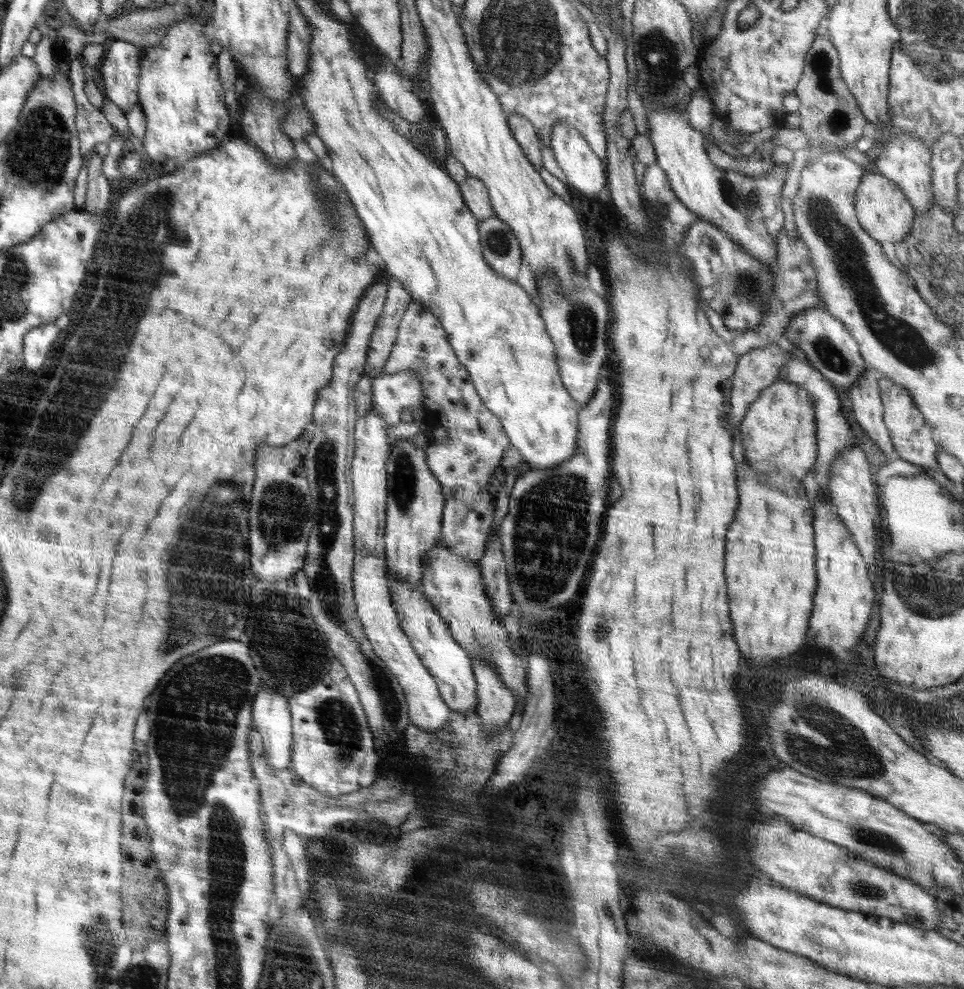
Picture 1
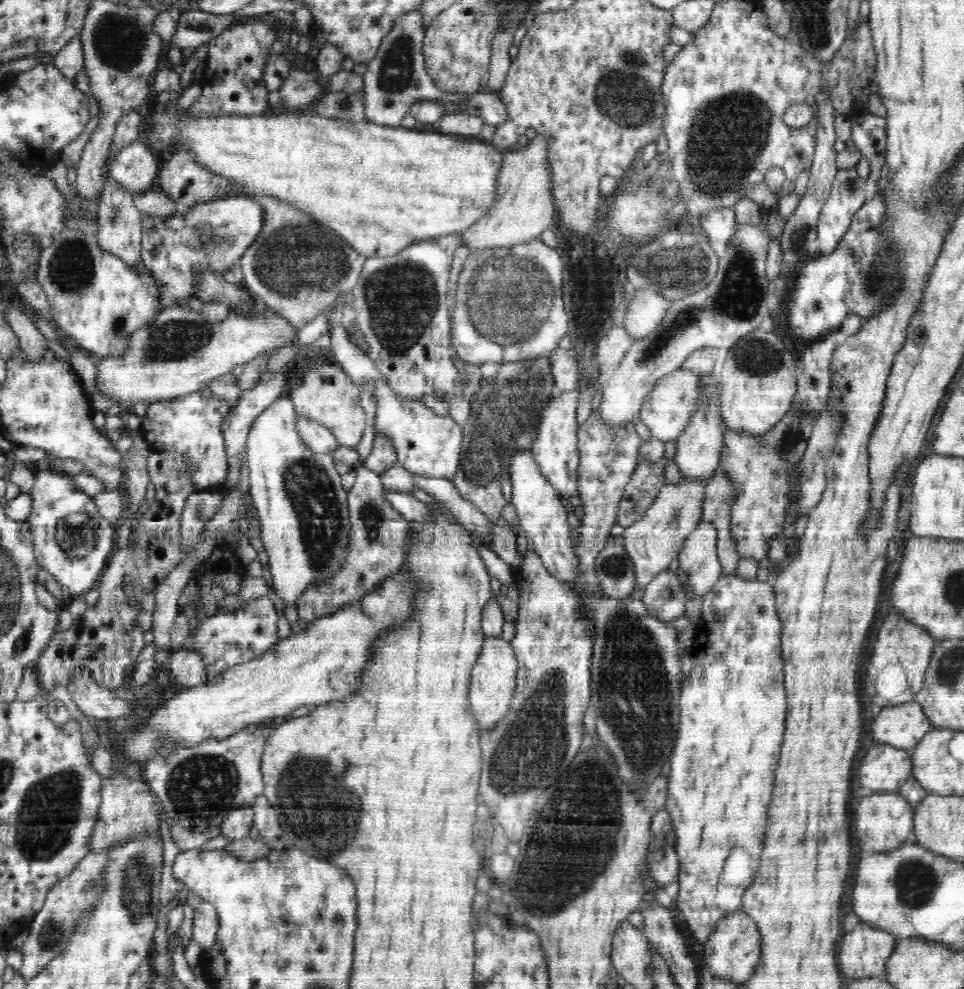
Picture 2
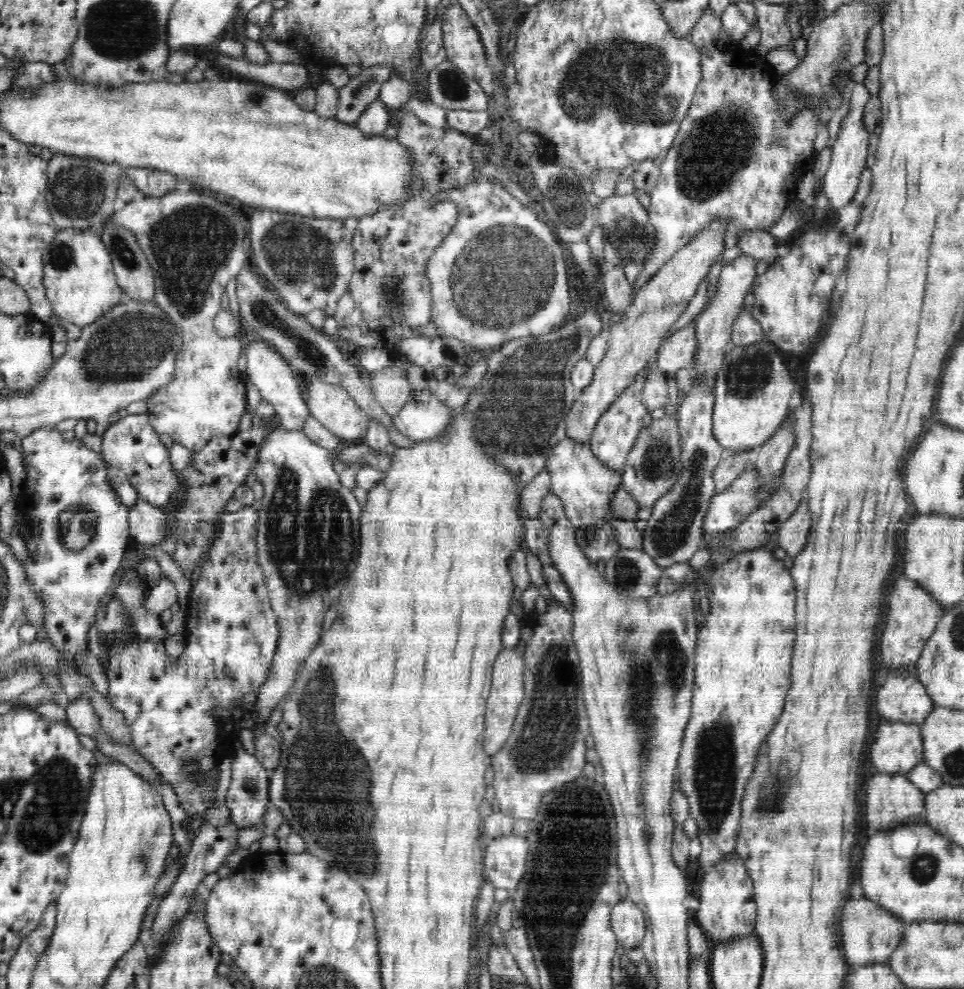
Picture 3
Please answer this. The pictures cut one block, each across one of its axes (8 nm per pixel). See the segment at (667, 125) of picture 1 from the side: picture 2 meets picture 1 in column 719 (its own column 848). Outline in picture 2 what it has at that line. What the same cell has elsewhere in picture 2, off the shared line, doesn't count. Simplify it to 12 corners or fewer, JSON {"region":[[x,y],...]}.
{"region":[[856,167],[838,171],[818,220],[830,254],[866,202]]}

